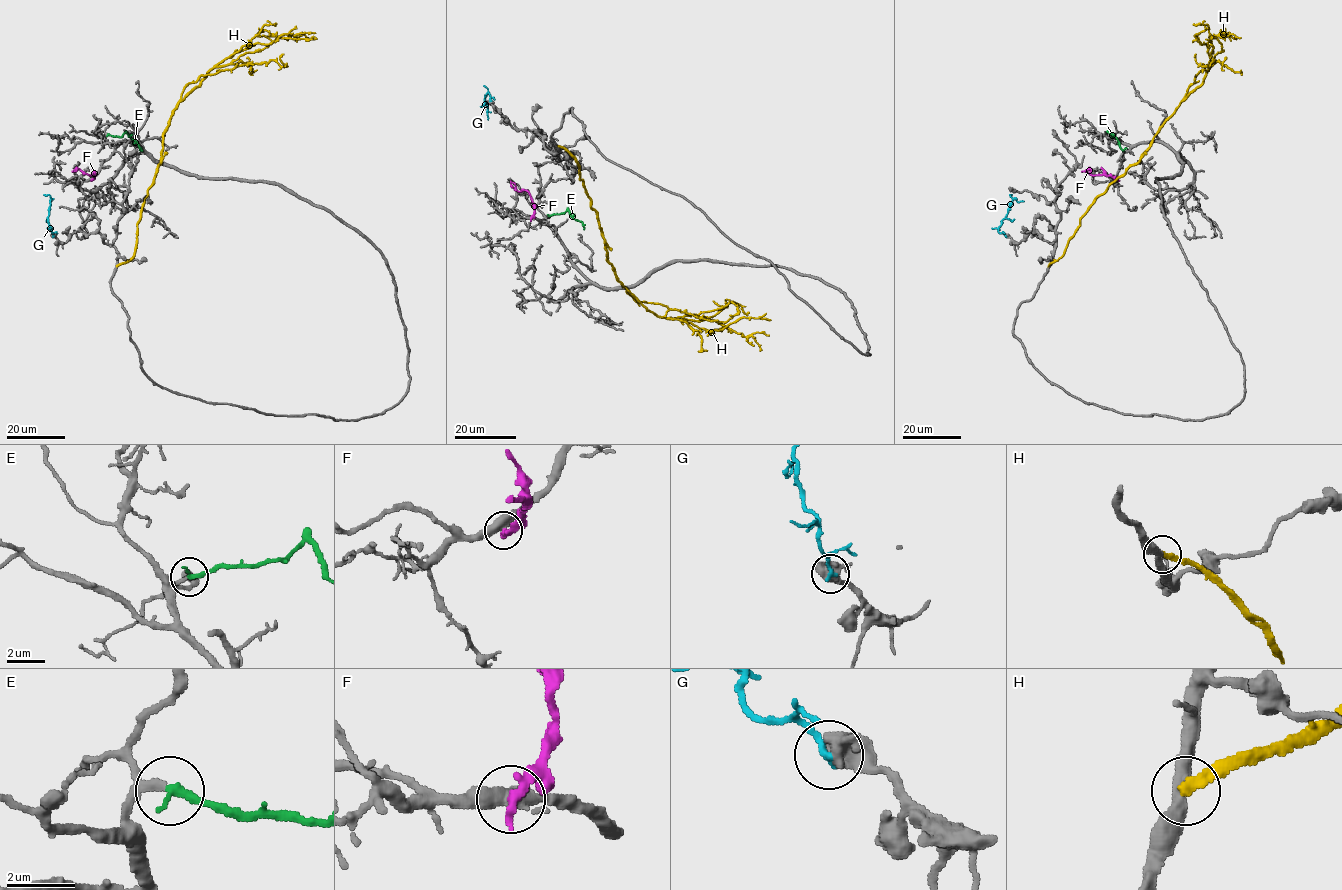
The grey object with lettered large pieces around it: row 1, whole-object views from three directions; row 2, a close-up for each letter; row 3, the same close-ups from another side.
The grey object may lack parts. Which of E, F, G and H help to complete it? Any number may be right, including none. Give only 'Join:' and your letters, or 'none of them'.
Join: E

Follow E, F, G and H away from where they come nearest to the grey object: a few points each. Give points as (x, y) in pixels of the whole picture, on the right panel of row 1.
E: (1114, 134), (1112, 137), (1109, 132), (1117, 139), (1121, 149), (1127, 148)
F: (1116, 179), (1091, 174), (1091, 169), (1081, 171)
G: (1005, 236), (998, 228), (1005, 217), (1012, 194)
H: (1048, 266), (1063, 254), (1088, 207), (1139, 160), (1201, 84), (1210, 36), (1226, 33)

